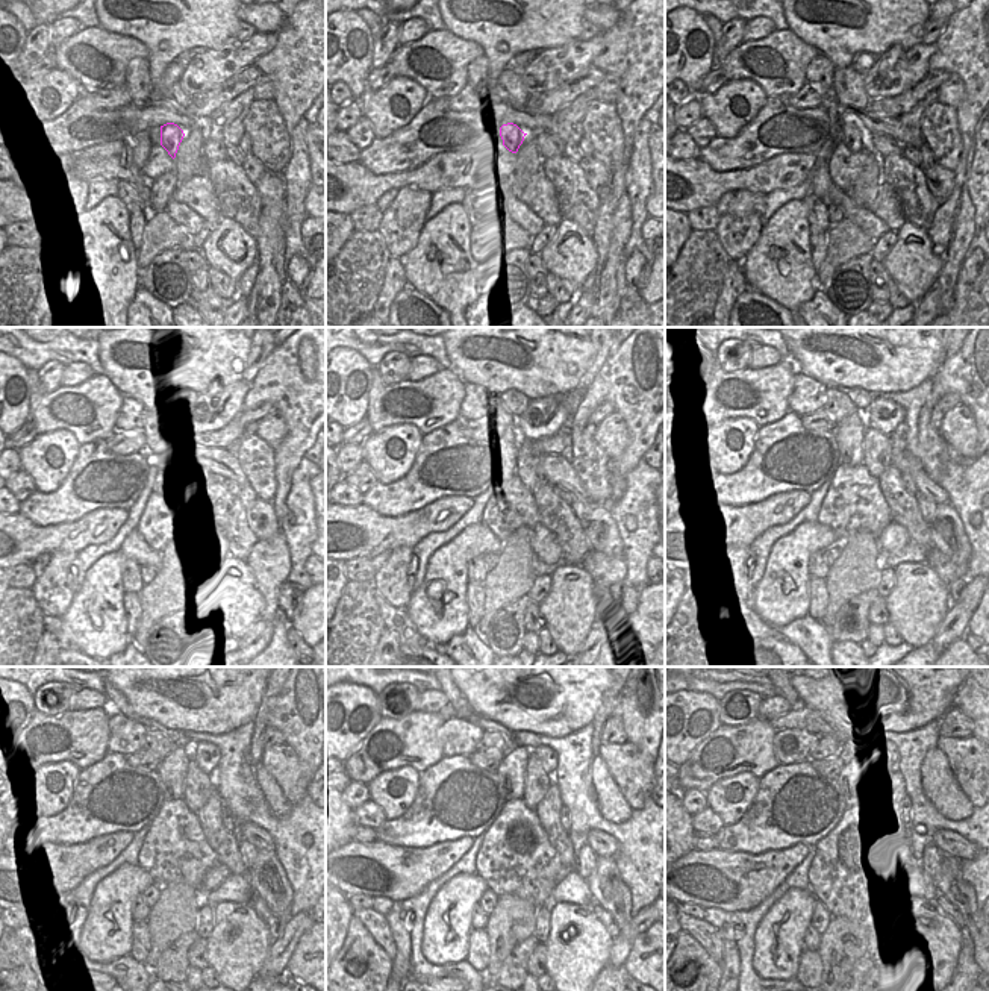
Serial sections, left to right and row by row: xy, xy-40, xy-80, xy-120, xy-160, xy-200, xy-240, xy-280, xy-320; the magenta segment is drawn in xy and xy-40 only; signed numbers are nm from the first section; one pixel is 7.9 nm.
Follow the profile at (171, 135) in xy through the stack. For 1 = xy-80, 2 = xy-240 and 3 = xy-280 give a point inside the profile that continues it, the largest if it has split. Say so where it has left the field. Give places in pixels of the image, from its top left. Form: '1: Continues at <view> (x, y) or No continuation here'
1: Continues at xy-80 (853, 129)
2: Continues at xy-240 (173, 769)
3: Continues at xy-280 (514, 765)

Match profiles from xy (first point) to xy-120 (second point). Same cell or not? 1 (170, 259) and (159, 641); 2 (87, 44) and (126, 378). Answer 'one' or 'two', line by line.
1: one
2: two

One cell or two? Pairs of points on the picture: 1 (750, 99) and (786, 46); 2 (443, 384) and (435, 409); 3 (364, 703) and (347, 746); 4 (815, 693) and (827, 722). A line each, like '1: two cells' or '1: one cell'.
1: two cells
2: one cell
3: one cell
4: two cells

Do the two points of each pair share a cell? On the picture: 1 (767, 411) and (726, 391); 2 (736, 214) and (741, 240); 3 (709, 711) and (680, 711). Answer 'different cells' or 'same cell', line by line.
1: same cell
2: same cell
3: same cell

